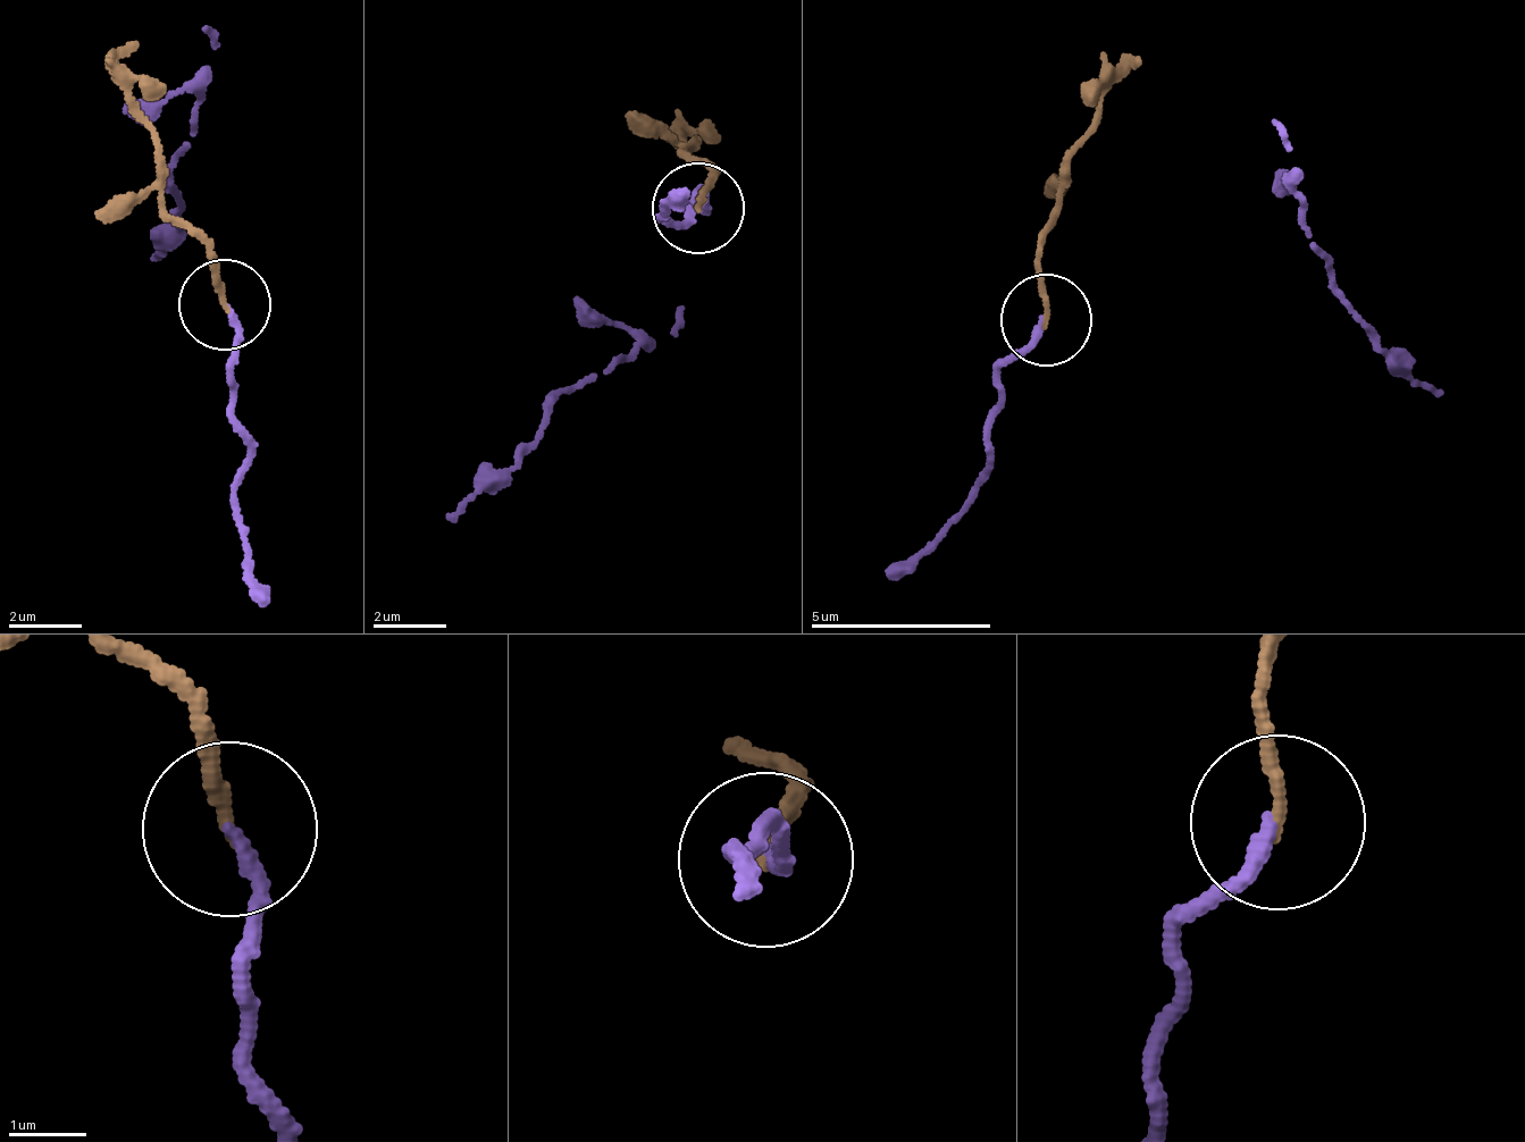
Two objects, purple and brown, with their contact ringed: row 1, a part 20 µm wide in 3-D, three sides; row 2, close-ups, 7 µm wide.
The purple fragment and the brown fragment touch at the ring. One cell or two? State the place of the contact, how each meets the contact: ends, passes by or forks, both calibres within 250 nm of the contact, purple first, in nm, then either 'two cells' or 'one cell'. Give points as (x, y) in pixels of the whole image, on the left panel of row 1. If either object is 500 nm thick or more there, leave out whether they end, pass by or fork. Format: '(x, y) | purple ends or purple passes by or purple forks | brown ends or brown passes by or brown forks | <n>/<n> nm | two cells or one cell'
(225, 304) | purple ends | brown ends | 180/160 nm | one cell

